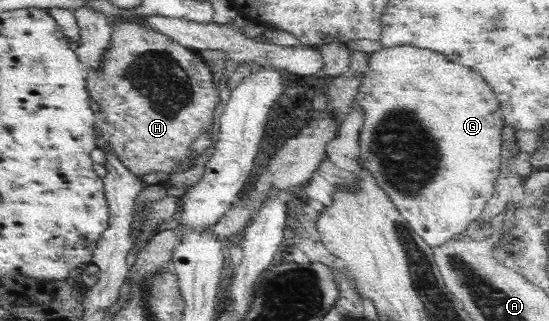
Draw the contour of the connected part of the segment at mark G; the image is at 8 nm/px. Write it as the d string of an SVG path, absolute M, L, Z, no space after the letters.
M410 45L393 46L392 48L382 47L381 50L370 55L369 65L363 72L354 101L361 106L364 115L364 122L360 129L358 141L363 169L374 179L378 188L384 192L388 200L396 206L396 210L402 214L404 221L412 226L412 230L420 238L424 238L424 242L428 246L436 246L436 244L440 244L444 240L455 238L454 234L464 232L466 226L470 225L472 220L478 218L478 214L484 210L488 200L492 197L495 178L501 165L501 134L502 130L507 126L504 122L500 101L498 101L498 97L492 90L492 87L476 71L472 72L466 66L452 64L452 62L448 62L440 54Z

